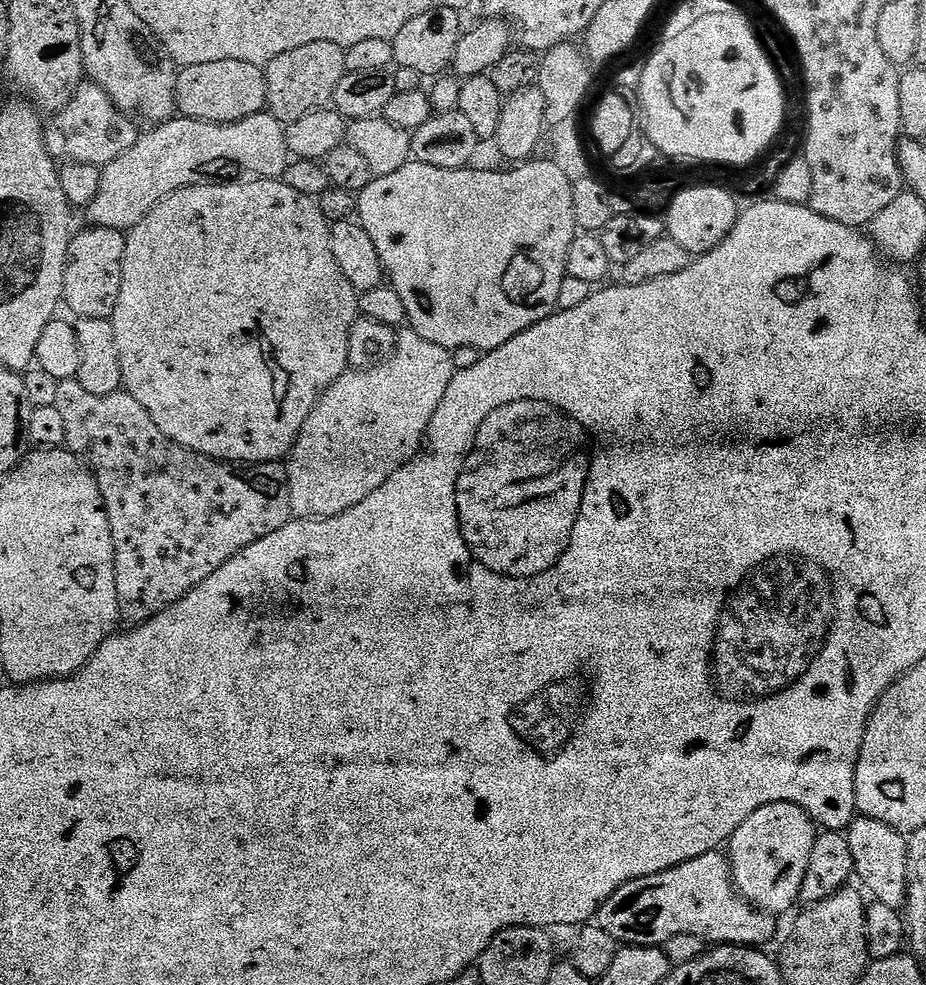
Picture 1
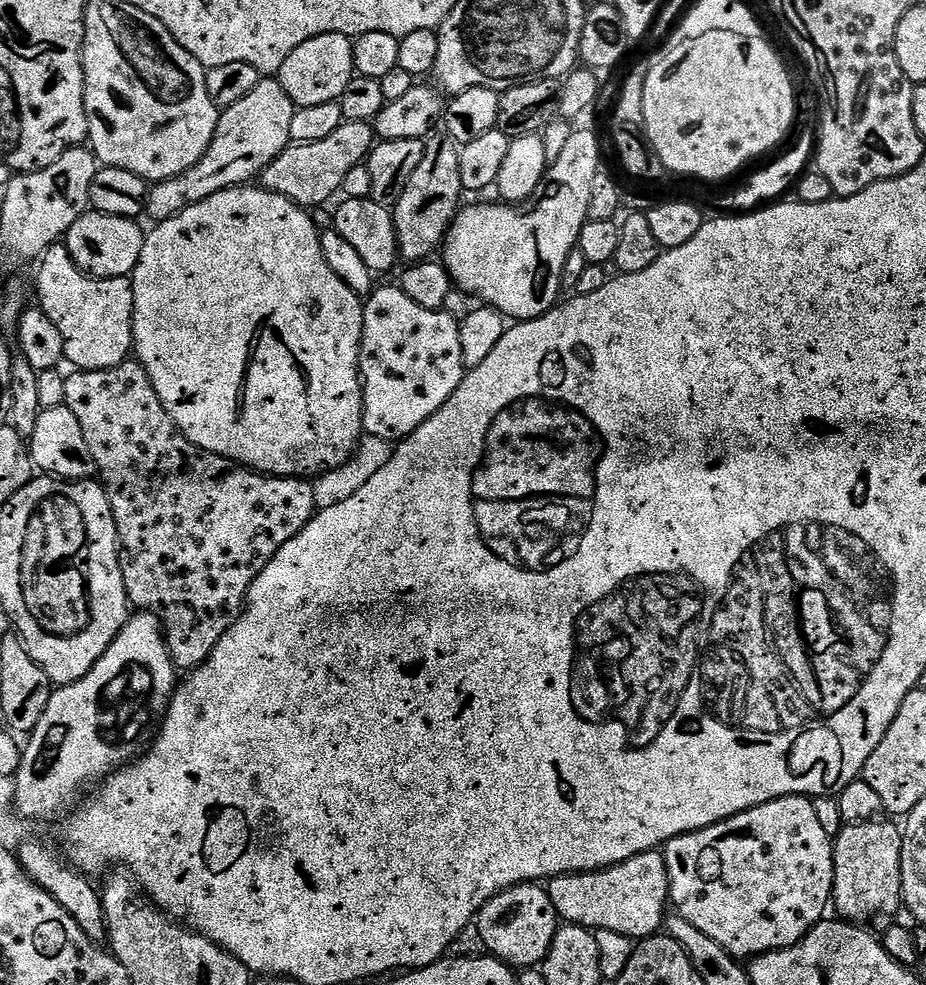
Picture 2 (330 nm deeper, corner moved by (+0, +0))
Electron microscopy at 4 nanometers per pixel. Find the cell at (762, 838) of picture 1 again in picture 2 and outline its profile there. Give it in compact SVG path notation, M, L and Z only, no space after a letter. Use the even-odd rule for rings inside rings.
M783 796L709 828L688 832L662 848L671 907L735 958L789 948L825 919L824 911L830 908L834 882L832 842L833 837L822 830L807 796Z

